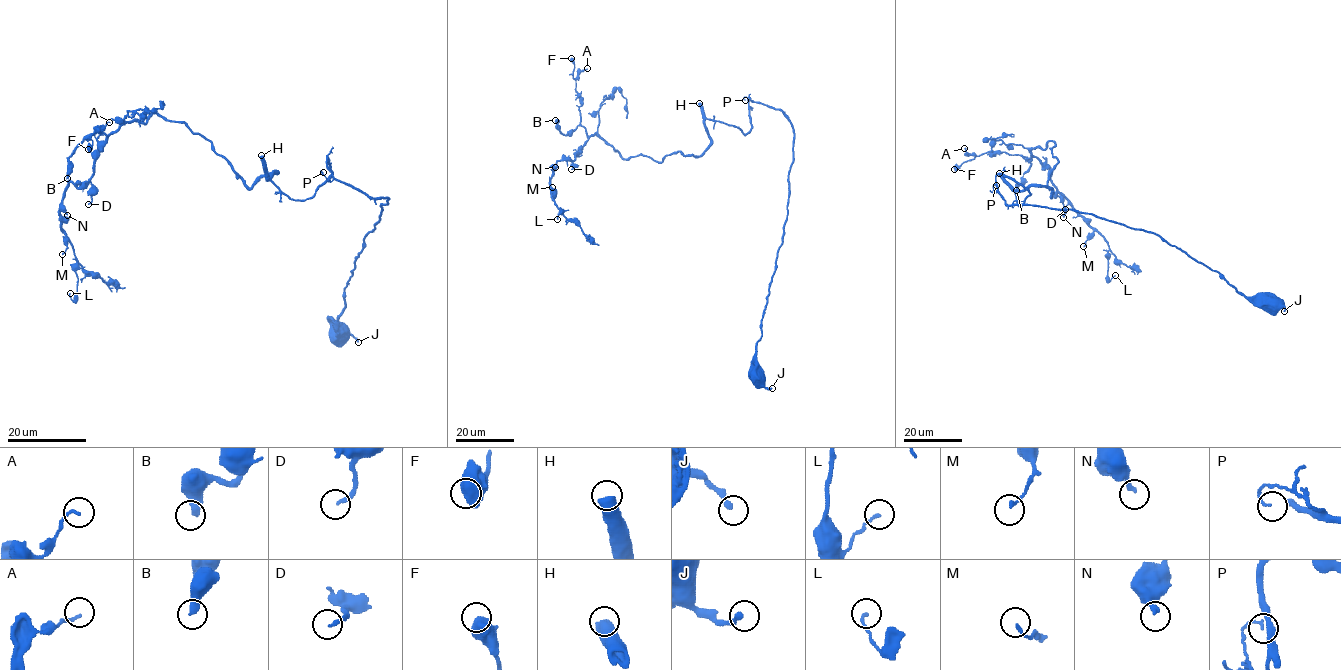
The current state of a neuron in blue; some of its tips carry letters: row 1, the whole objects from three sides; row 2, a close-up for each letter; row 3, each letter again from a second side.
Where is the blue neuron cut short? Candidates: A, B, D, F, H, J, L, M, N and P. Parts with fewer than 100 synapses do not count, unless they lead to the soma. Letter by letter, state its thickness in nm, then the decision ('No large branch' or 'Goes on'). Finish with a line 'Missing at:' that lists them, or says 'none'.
A: Thickness 130 nm. No large branch
B: Thickness 440 nm. No large branch
D: Thickness 170 nm. No large branch
F: Thickness 850 nm. No large branch
H: Thickness 600 nm. Goes on
J: Thickness 240 nm. No large branch
L: Thickness 140 nm. No large branch
M: Thickness 170 nm. No large branch
N: Thickness 220 nm. No large branch
P: Thickness 110 nm. No large branch
Missing at: H

